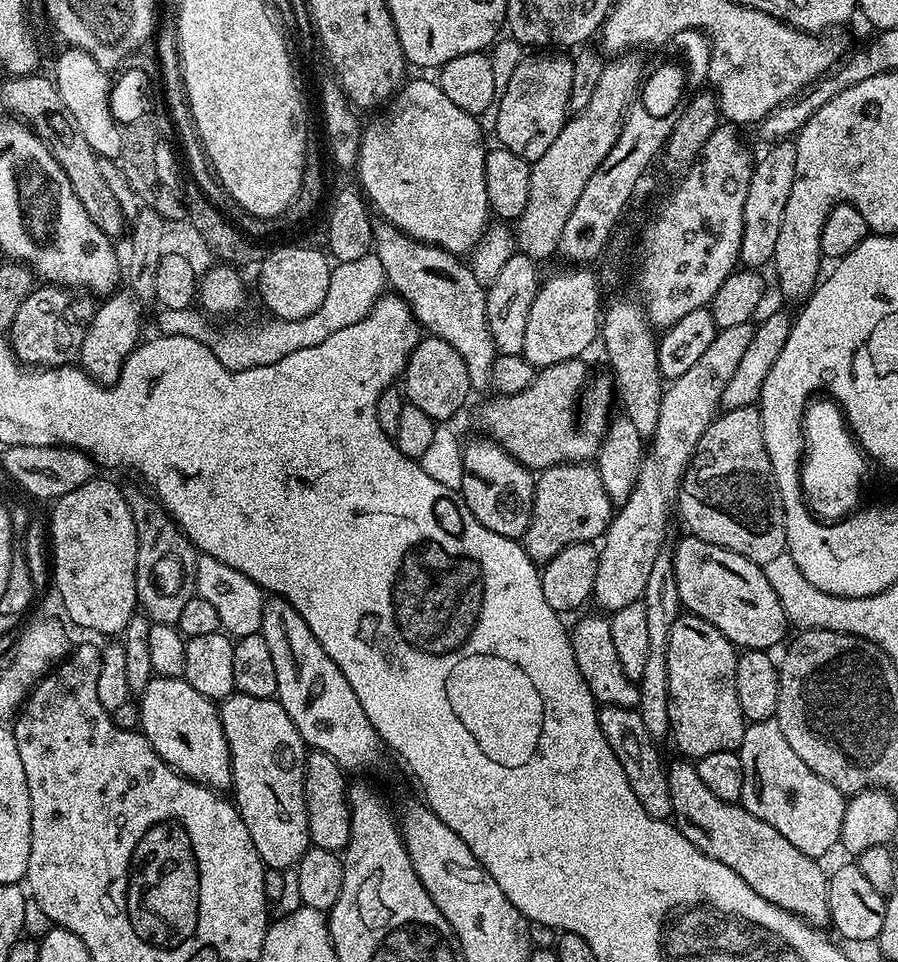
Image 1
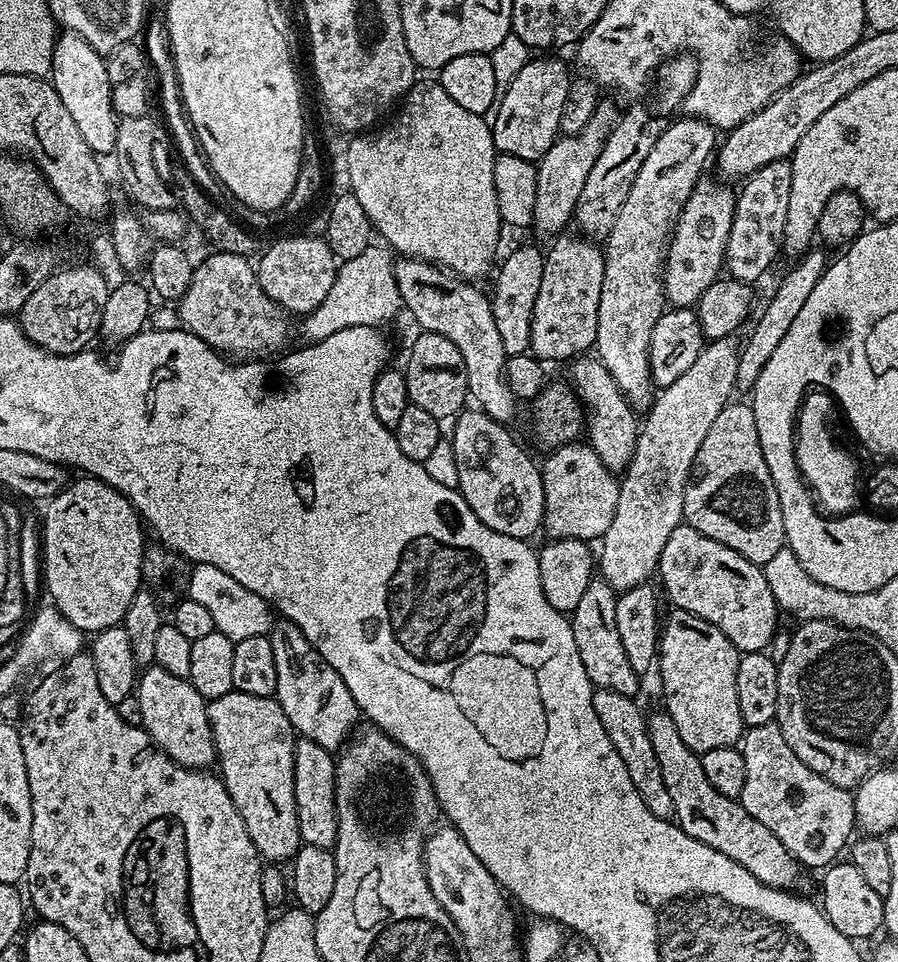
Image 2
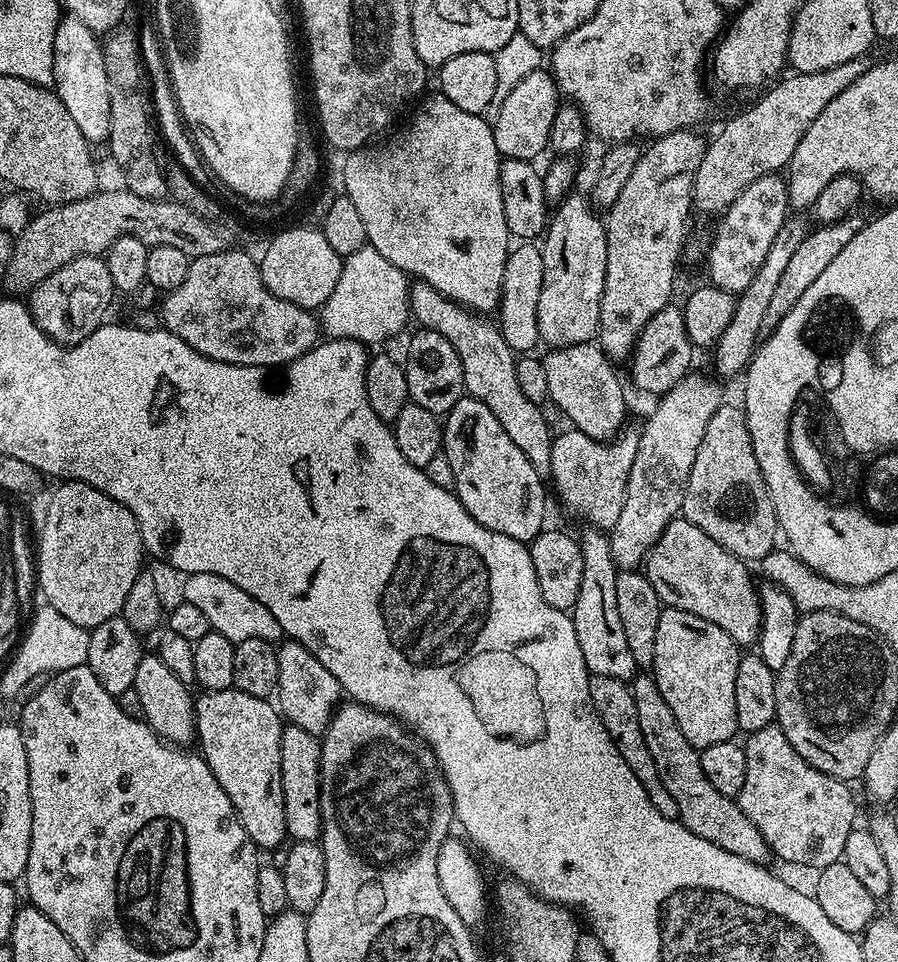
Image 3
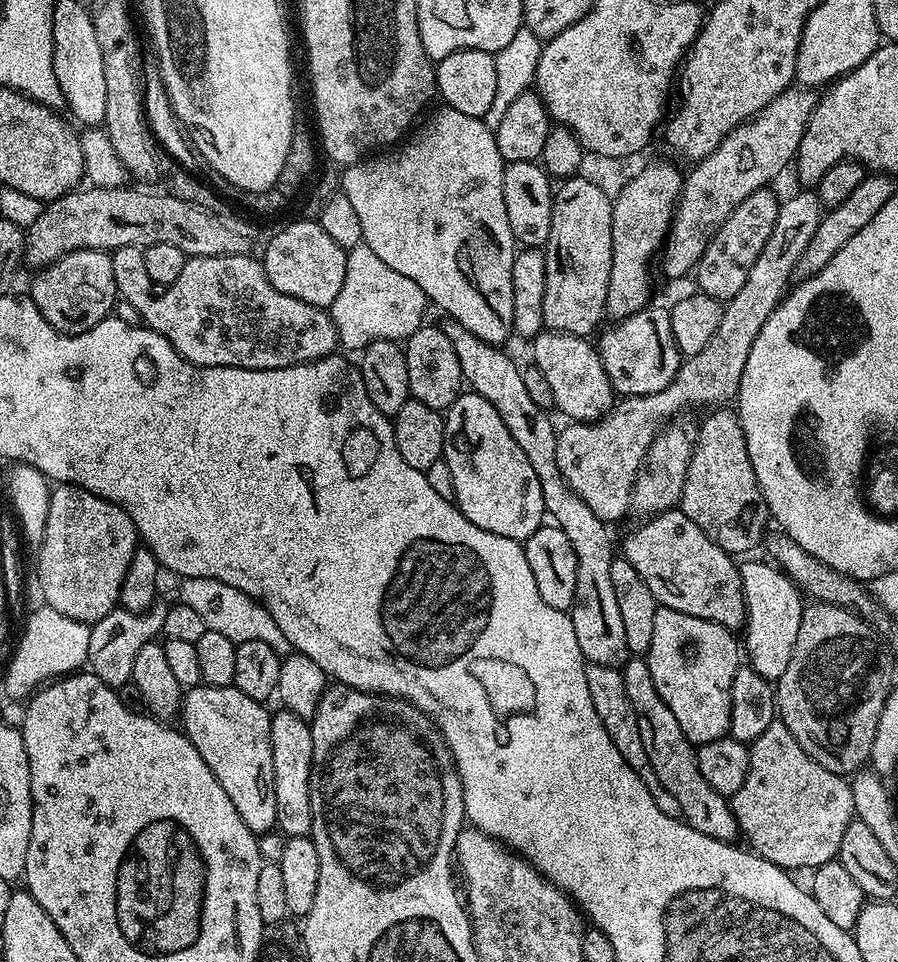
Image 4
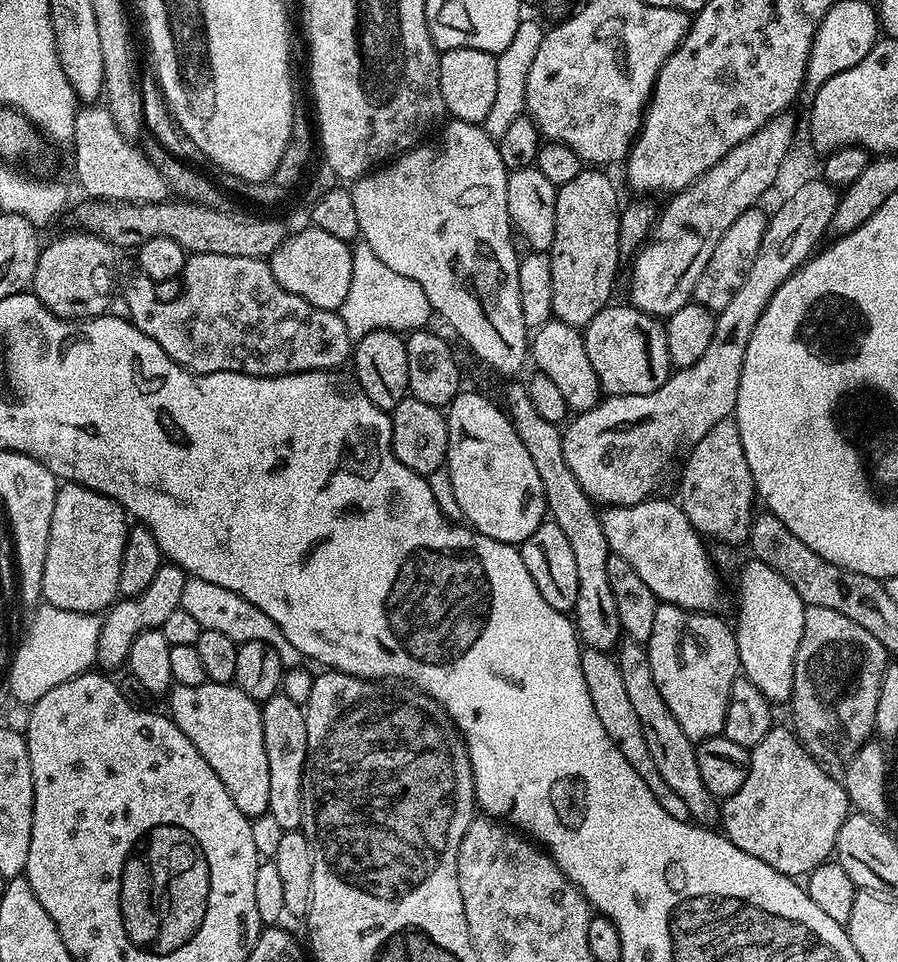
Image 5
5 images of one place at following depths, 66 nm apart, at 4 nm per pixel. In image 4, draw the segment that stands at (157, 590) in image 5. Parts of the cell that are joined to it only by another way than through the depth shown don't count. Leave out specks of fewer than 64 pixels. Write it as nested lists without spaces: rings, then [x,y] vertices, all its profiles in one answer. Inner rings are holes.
[[[157,602],[145,612],[131,612],[118,606],[110,614],[106,614],[106,618],[91,625],[87,663],[90,671],[106,686],[115,689],[131,681],[134,674],[134,658],[138,650],[142,650],[142,646],[153,643],[163,633],[168,607],[167,603]]]

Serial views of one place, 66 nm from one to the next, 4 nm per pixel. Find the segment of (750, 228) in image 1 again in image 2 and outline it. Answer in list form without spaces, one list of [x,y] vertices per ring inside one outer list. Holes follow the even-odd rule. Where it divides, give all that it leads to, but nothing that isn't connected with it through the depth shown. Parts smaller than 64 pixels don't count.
[[[791,159],[766,162],[739,185],[734,206],[734,222],[730,222],[730,238],[726,242],[724,268],[734,280],[755,285],[772,268],[776,255],[781,255],[786,230],[786,209],[790,207]]]

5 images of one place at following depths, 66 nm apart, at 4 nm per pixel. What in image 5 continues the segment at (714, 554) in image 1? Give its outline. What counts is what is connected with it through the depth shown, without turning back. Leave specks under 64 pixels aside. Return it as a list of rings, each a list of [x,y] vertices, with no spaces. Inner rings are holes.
[[[649,498],[637,504],[617,508],[608,506],[600,512],[602,534],[606,534],[609,553],[618,558],[626,558],[626,562],[630,562],[630,566],[638,570],[638,578],[642,578],[642,582],[650,586],[657,601],[673,604],[688,612],[715,613],[716,607],[724,600],[724,592],[720,589],[720,576],[716,573],[718,568],[710,555],[705,537],[697,532],[696,527],[690,522],[690,518],[686,518],[686,514],[675,499],[656,499]]]

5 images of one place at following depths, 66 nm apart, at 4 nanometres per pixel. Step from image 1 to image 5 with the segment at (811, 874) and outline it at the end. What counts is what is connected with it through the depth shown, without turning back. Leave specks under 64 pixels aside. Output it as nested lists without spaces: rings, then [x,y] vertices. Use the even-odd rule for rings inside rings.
[[[635,642],[621,643],[616,661],[618,670],[622,670],[626,694],[642,722],[642,734],[646,737],[646,746],[650,746],[650,758],[654,758],[658,774],[662,774],[666,786],[670,786],[670,790],[674,790],[674,794],[678,794],[678,798],[686,802],[689,817],[693,821],[704,826],[711,825],[718,816],[717,797],[712,796],[710,790],[706,790],[698,774],[696,744],[690,738],[686,738],[686,734],[682,734],[682,726],[678,726],[674,714],[670,714],[670,706],[666,706],[662,694],[658,694],[658,686],[654,686],[654,673],[650,671],[647,647]]]

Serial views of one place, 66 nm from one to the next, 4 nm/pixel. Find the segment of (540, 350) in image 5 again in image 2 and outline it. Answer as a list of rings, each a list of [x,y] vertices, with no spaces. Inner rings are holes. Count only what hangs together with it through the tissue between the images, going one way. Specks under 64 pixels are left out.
[[[584,354],[573,359],[570,367],[572,367],[571,387],[579,396],[586,413],[587,443],[598,453],[604,465],[613,474],[623,473],[632,460],[633,454],[636,453],[637,413],[618,390],[614,378],[610,378],[610,370],[606,370],[599,358]]]

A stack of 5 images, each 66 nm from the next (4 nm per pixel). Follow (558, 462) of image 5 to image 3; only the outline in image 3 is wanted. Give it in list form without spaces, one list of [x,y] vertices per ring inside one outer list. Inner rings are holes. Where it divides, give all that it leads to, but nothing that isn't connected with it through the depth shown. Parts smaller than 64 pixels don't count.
[[[416,282],[410,288],[410,302],[412,310],[411,319],[416,320],[421,329],[442,334],[454,350],[458,350],[458,358],[462,358],[462,374],[464,375],[464,390],[467,395],[473,396],[478,402],[493,412],[494,418],[502,425],[502,430],[514,441],[514,446],[530,458],[534,470],[541,478],[551,477],[550,450],[554,432],[548,429],[548,420],[544,417],[545,409],[541,405],[530,402],[526,394],[522,394],[518,386],[516,373],[517,357],[512,348],[506,346],[499,327],[492,324],[491,319],[485,318],[481,313],[473,312],[471,308],[464,307],[449,296],[444,296],[434,286],[423,282]],[[584,526],[578,532],[582,550],[582,586],[578,586],[578,598],[570,609],[574,622],[574,634],[578,634],[578,646],[586,662],[589,673],[604,678],[618,678],[628,682],[637,675],[634,654],[626,643],[626,633],[622,630],[622,617],[618,615],[618,594],[616,578],[618,569],[612,557],[612,542],[607,531]]]

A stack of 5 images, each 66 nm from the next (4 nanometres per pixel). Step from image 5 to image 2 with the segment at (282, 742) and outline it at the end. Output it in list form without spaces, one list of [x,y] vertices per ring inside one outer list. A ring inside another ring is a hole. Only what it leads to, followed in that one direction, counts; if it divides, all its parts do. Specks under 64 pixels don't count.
[[[297,739],[294,746],[294,802],[300,839],[310,846],[322,846],[329,850],[336,847],[338,838],[336,803],[334,802],[335,773],[336,762],[329,749],[318,746],[318,742],[313,740]]]

